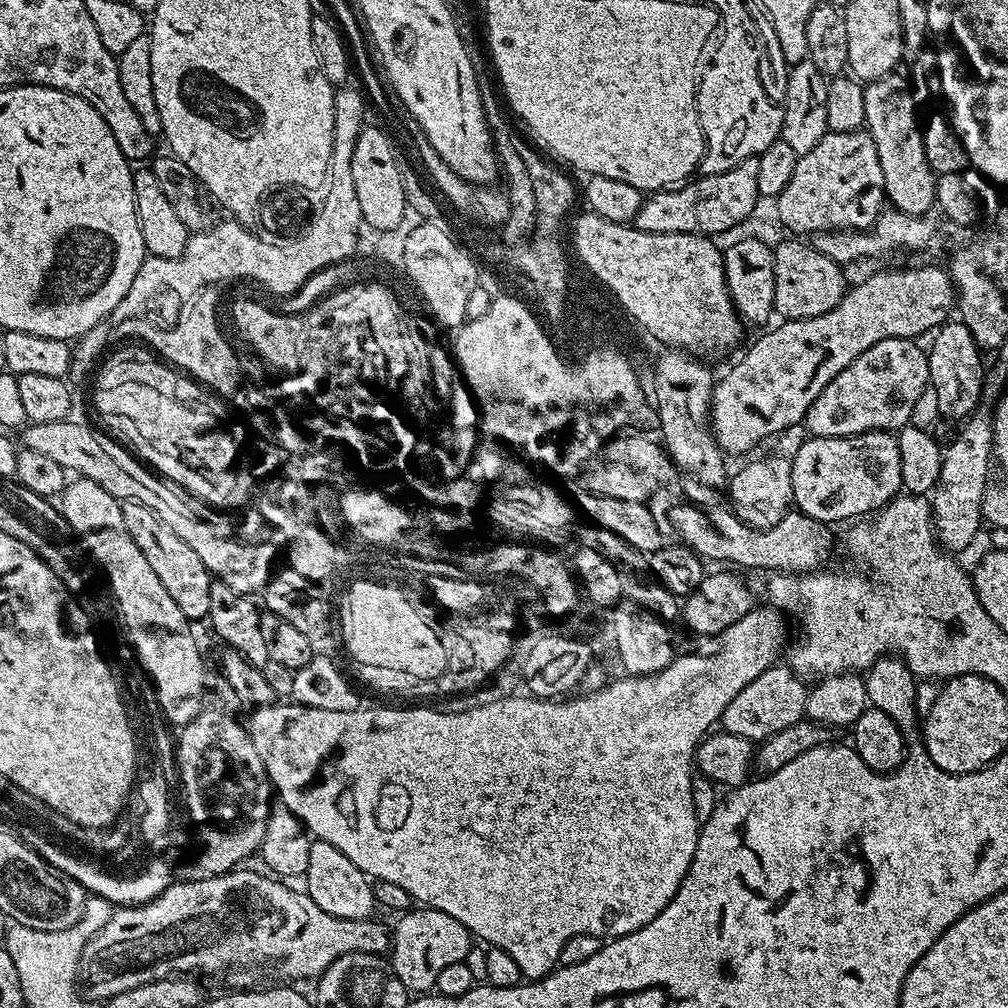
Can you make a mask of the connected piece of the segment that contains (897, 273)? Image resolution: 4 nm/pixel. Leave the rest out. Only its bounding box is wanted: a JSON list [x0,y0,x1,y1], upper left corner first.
[710,264,956,454]

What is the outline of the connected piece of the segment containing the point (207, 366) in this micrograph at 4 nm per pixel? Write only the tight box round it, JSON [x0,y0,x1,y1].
[110,287,242,398]

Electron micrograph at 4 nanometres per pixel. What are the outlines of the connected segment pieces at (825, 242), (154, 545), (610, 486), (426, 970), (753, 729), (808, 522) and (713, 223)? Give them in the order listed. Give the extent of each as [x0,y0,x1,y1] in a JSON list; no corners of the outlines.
[[810,207,936,266],[120,500,214,622],[578,434,674,502],[390,907,474,994],[719,666,809,742],[666,502,833,574],[634,156,761,238]]

